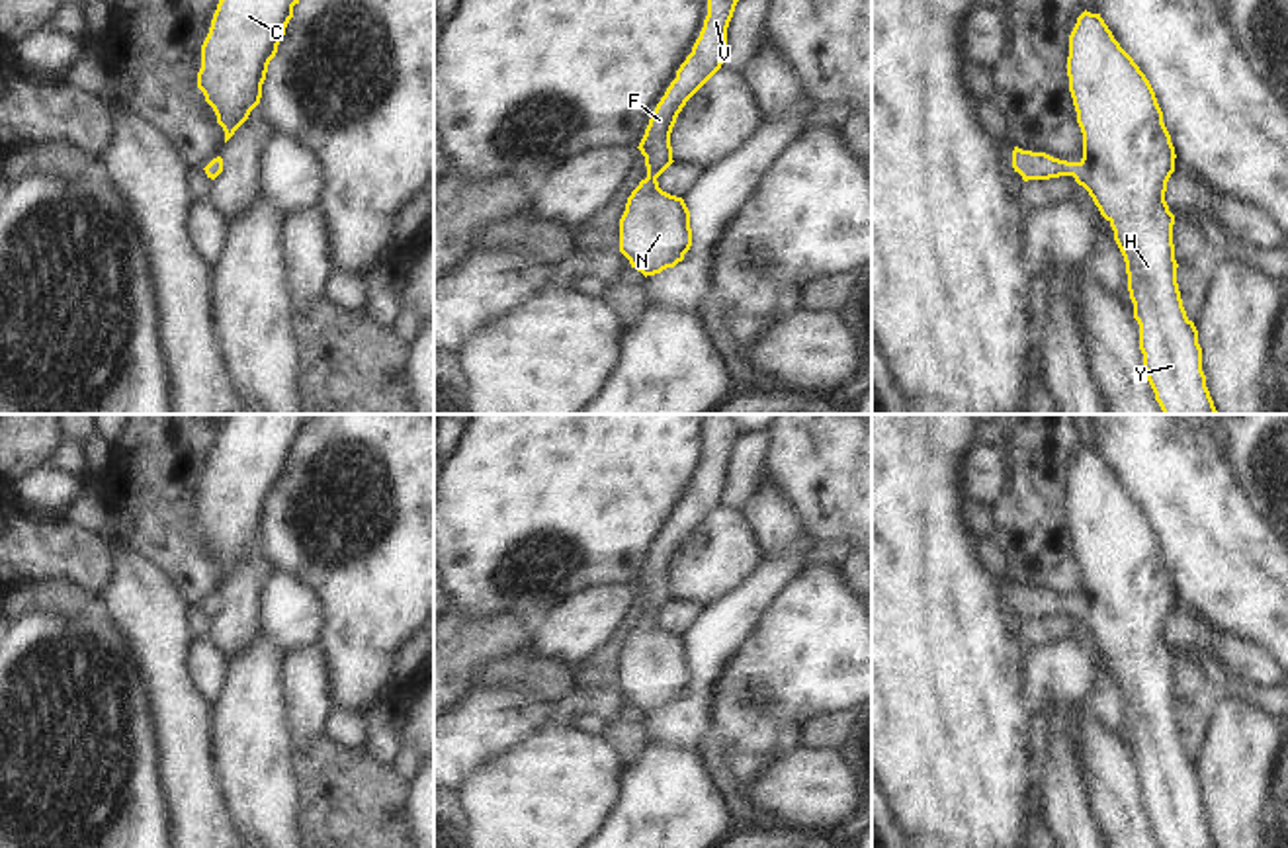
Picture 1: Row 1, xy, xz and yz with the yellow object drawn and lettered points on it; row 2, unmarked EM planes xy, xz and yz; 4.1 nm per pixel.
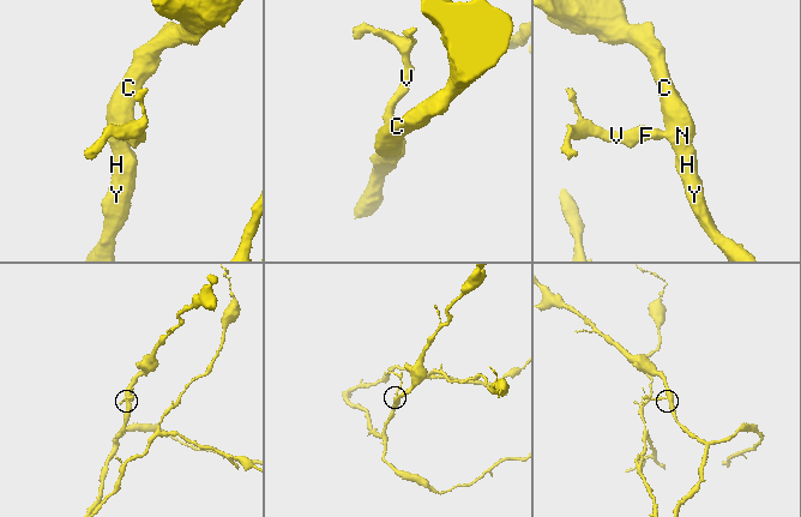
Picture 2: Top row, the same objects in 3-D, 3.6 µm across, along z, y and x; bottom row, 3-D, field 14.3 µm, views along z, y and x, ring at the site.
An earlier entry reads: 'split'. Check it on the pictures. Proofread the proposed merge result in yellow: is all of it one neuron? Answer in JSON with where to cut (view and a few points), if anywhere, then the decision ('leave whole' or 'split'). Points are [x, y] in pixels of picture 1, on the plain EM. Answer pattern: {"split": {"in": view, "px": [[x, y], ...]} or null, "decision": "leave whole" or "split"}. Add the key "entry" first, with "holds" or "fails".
{"entry": "fails", "split": null, "decision": "leave whole"}

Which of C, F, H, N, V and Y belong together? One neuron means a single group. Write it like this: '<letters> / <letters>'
C F H N V Y

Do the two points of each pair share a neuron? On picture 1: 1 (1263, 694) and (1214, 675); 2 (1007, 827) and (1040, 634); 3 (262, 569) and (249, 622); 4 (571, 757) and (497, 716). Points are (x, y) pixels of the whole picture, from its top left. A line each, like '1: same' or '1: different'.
1: same
2: different
3: same
4: different

